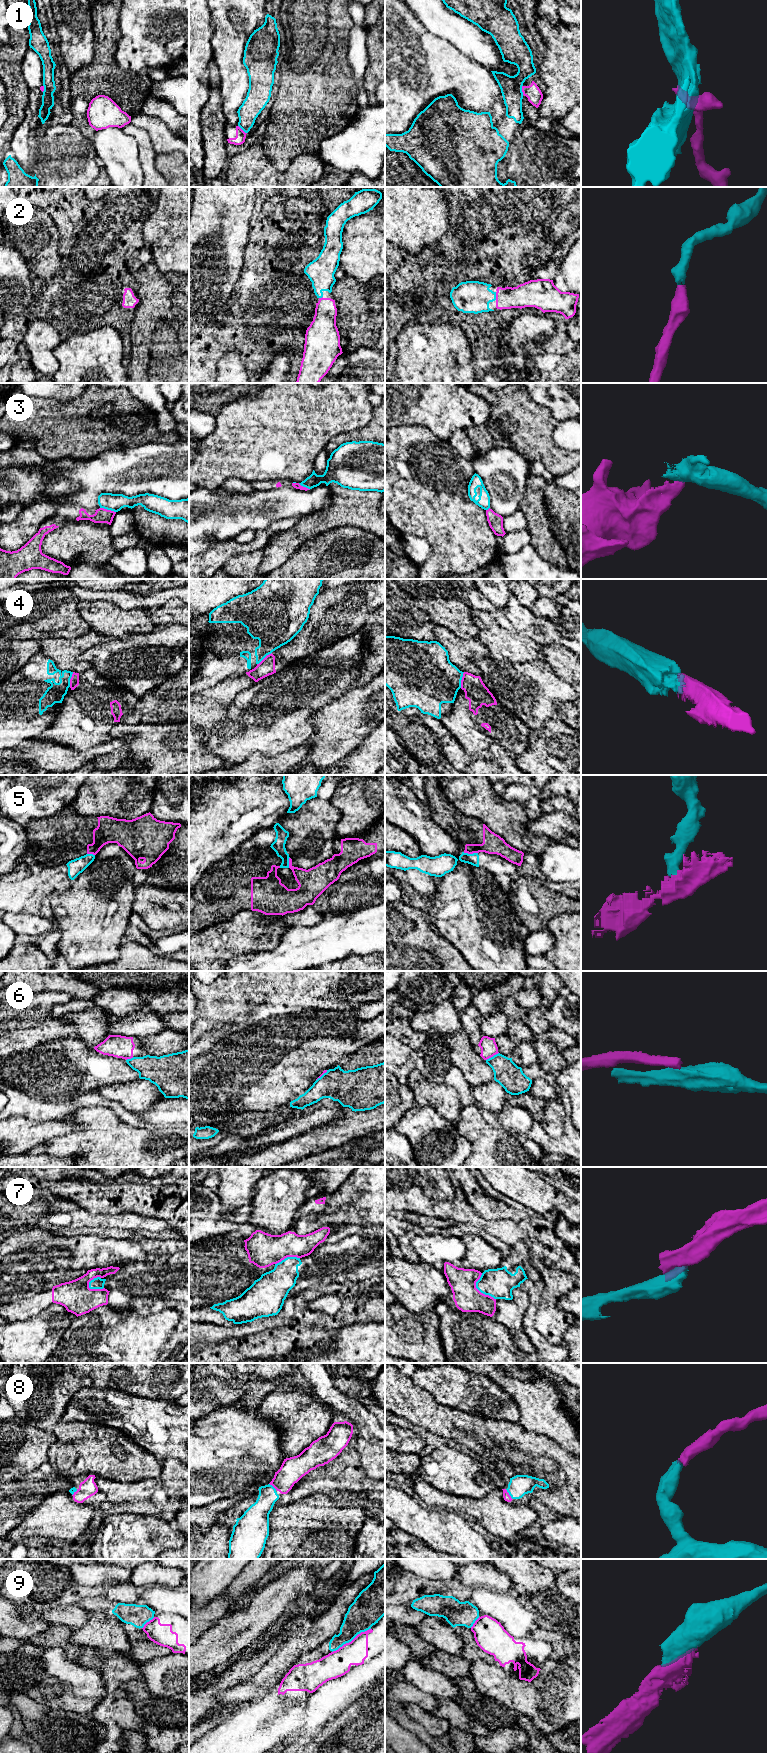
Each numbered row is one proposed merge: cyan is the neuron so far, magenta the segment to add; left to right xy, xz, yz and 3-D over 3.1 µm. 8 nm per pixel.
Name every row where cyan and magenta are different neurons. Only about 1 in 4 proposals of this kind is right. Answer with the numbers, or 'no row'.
1, 3, 4, 5, 6, 7, 9

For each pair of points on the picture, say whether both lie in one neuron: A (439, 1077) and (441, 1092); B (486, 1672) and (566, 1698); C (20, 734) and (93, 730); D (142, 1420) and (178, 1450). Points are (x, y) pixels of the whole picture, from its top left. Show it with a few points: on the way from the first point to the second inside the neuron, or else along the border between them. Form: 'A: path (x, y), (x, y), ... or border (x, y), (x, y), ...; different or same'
A: border (428, 1079), (444, 1083); different
B: path (506, 1692), (513, 1698), (546, 1698); same
C: border (37, 736), (35, 738); different
D: path (152, 1424), (157, 1425), (172, 1440); same

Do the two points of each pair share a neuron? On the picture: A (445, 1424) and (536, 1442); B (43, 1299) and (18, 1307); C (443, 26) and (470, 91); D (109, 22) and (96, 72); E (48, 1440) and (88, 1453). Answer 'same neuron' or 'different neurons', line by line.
A: same neuron
B: same neuron
C: different neurons
D: same neuron
E: different neurons

